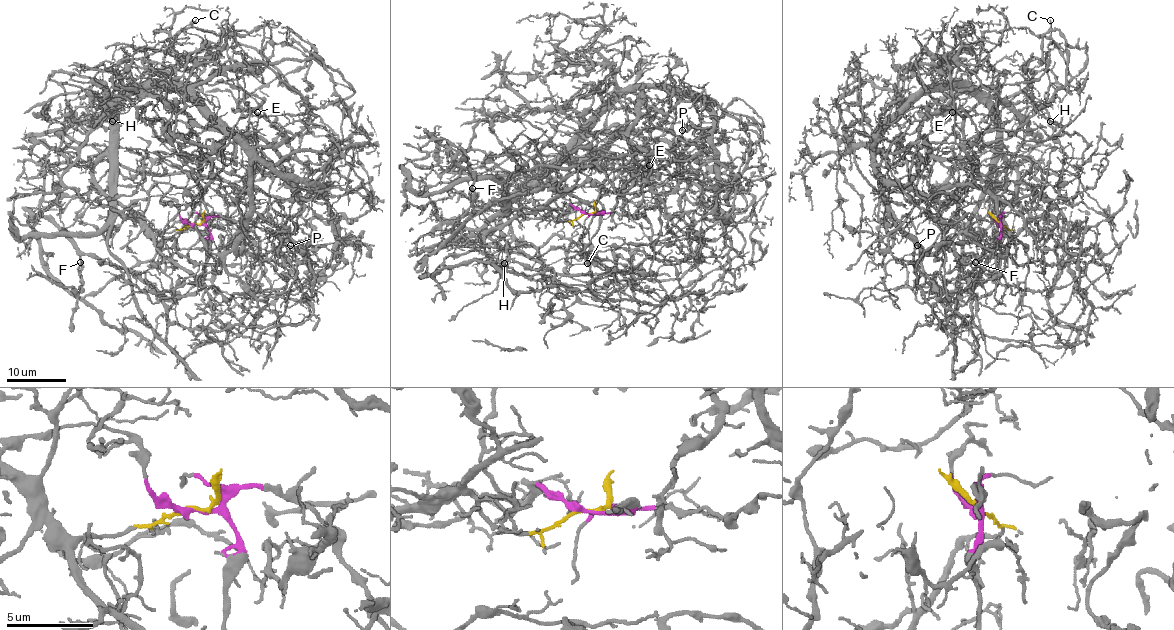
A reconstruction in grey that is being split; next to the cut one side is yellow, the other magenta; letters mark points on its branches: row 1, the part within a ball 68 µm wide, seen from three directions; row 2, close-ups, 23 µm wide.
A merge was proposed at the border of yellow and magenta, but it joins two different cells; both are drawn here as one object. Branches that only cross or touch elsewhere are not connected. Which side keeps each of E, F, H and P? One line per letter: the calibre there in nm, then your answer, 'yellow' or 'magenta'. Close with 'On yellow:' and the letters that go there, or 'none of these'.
E: calibre 140 nm; magenta
F: calibre 150 nm; magenta
H: calibre 90 nm; yellow
P: calibre 150 nm; magenta
On yellow: H

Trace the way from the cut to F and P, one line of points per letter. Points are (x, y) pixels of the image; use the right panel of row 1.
F: (1001, 224), (999, 283), (977, 298), (974, 288), (983, 269), (1001, 255), (993, 270), (976, 263)
P: (1001, 224), (999, 283), (973, 301), (971, 320), (959, 328), (943, 331), (918, 285), (914, 257), (917, 245)

